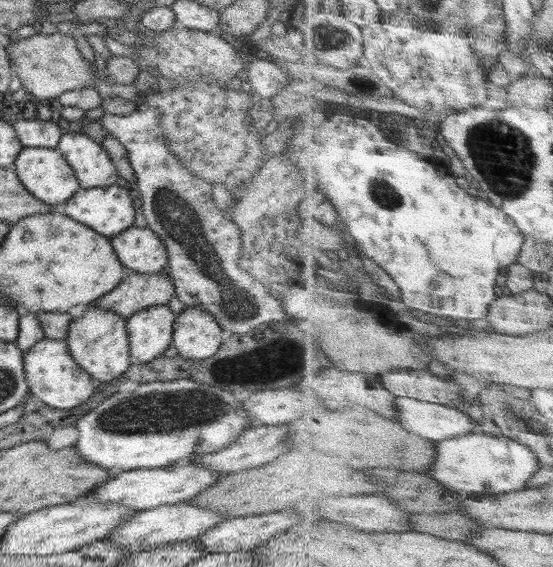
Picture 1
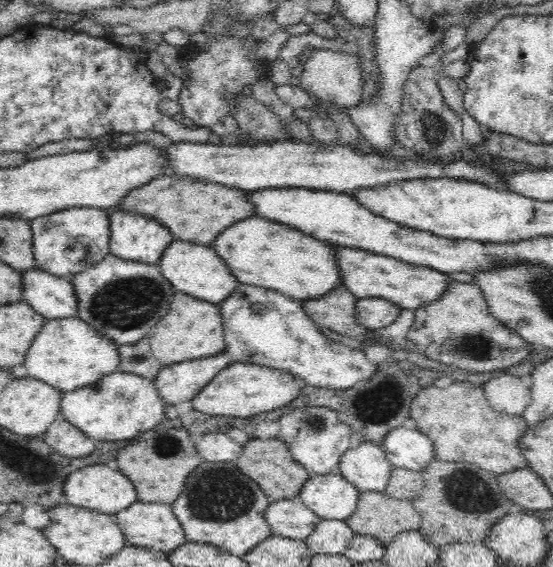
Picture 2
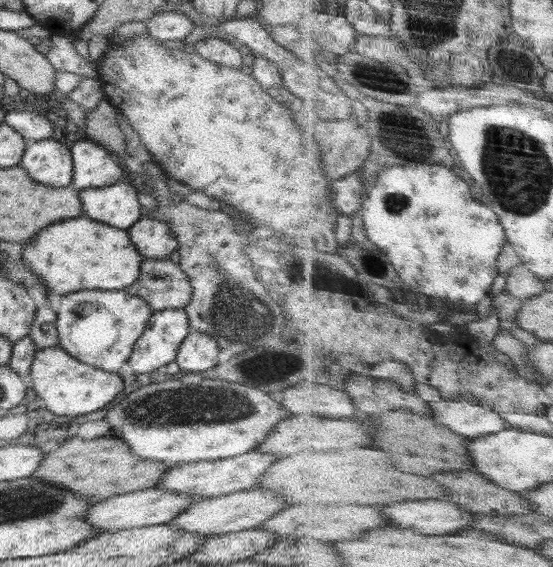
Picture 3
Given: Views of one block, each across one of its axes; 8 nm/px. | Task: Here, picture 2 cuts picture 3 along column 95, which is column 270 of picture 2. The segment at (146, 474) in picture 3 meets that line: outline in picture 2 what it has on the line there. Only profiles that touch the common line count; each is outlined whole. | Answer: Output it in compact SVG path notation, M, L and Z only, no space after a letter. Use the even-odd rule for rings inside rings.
M279 439L271 440L250 440L244 445L242 456L238 456L235 461L242 474L254 480L256 484L266 493L270 503L298 497L300 490L304 488L306 482L311 478L310 473L298 463L294 455L290 454L287 445Z

